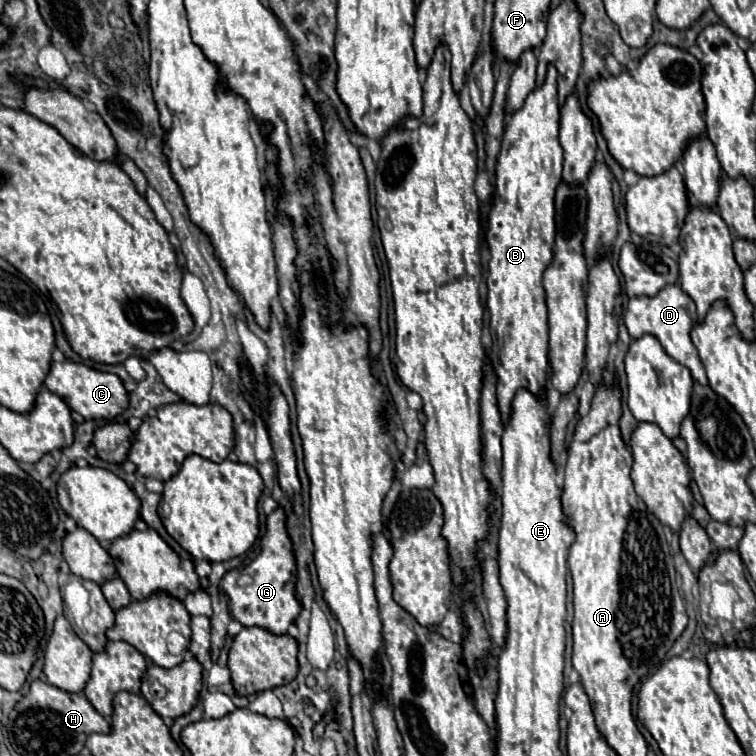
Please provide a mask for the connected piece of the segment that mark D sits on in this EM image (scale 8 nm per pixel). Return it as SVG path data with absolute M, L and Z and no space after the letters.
M670 284L670 286L662 288L658 292L658 296L654 296L654 298L646 298L646 296L630 298L626 314L624 314L624 324L634 340L644 334L658 338L658 342L662 344L666 354L672 356L676 362L684 364L690 370L692 378L696 382L700 382L702 386L706 386L708 378L704 374L704 366L702 366L700 356L696 354L696 348L692 346L692 338L690 338L690 330L696 326L694 318L696 318L696 306L694 306L692 298L688 298L688 294L682 292L680 286Z

